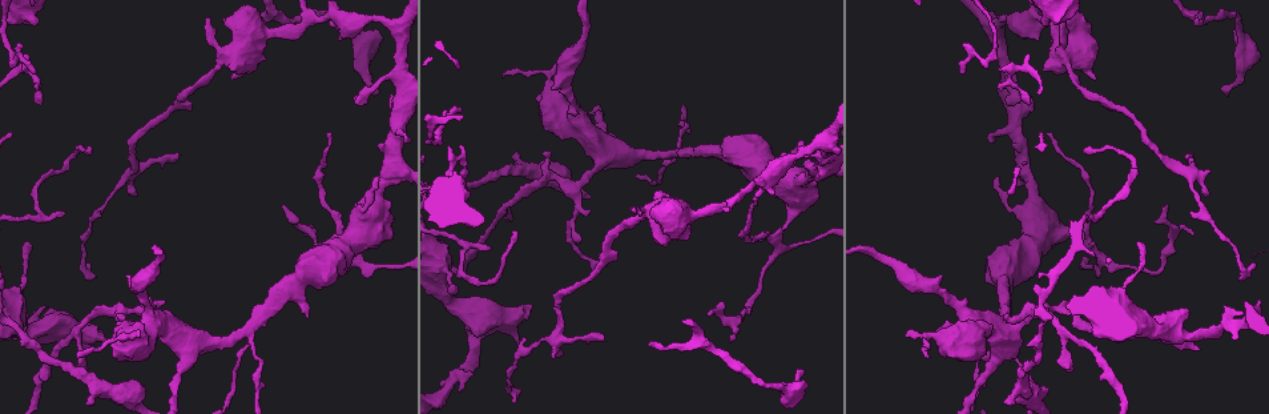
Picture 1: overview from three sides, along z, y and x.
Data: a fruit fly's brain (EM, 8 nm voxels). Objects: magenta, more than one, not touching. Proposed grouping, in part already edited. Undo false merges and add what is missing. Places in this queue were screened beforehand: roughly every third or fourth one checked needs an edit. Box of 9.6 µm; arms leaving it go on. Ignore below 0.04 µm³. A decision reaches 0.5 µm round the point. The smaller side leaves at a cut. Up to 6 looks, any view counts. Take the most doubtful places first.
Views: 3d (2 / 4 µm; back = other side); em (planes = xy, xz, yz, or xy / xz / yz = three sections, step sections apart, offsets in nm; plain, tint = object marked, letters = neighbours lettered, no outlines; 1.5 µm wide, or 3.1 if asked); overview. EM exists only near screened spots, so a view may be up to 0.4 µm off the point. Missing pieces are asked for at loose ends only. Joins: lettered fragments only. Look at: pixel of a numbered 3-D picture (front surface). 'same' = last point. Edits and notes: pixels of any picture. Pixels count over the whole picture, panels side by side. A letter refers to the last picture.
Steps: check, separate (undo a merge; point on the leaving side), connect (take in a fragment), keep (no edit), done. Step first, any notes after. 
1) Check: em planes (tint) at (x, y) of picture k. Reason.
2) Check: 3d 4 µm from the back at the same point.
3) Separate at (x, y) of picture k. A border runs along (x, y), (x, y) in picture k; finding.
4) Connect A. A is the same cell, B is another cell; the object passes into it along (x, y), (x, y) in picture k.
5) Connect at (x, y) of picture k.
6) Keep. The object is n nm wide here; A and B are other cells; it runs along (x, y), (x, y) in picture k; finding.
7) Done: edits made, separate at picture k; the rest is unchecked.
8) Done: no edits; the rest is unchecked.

Check: 3d 2 µm at (803, 369) of picture 1.

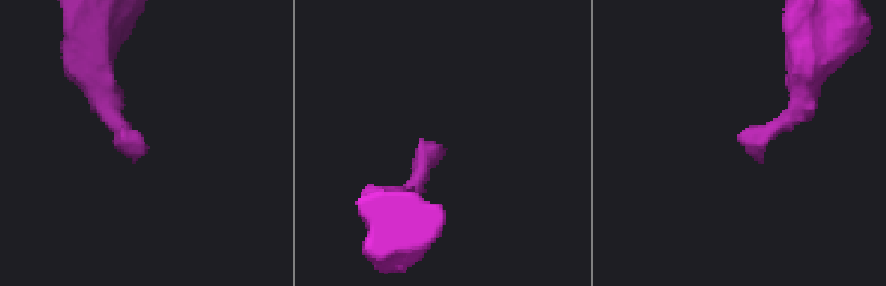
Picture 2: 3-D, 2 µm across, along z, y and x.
Check: em xy step 8 (tint) at (147, 144) of picture 2.

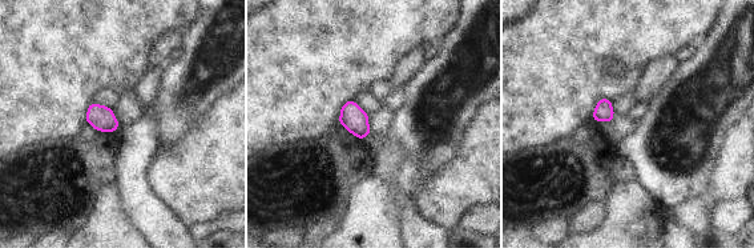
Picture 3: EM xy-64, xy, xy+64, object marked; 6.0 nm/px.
Check: em planes (letters) at the same point.

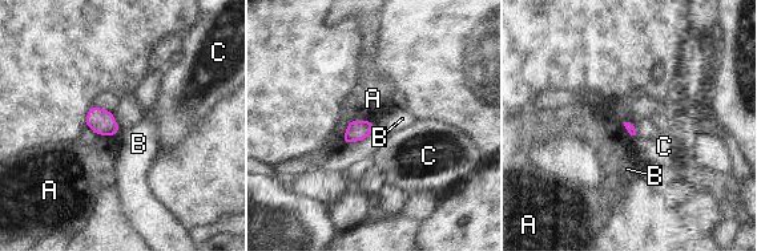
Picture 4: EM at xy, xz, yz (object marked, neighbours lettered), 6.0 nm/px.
Keep. The longest contact is with A, 240 nm; A, B and C are other cells; a border runs along (374, 124), (353, 120), (341, 142) in picture 4; none of them fits.

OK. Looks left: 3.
Check: em planes (letters) at (731, 340) of picture 1. Branch stops here.

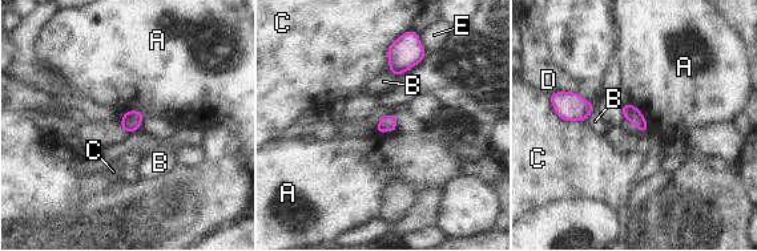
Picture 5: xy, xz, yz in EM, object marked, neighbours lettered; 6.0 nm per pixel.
Keep. The object is 90 nm wide here; A, B, C, D and E are other cells; no lettered fragment goes on from it.

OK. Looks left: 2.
Done: no edits; the rest is unchecked.

